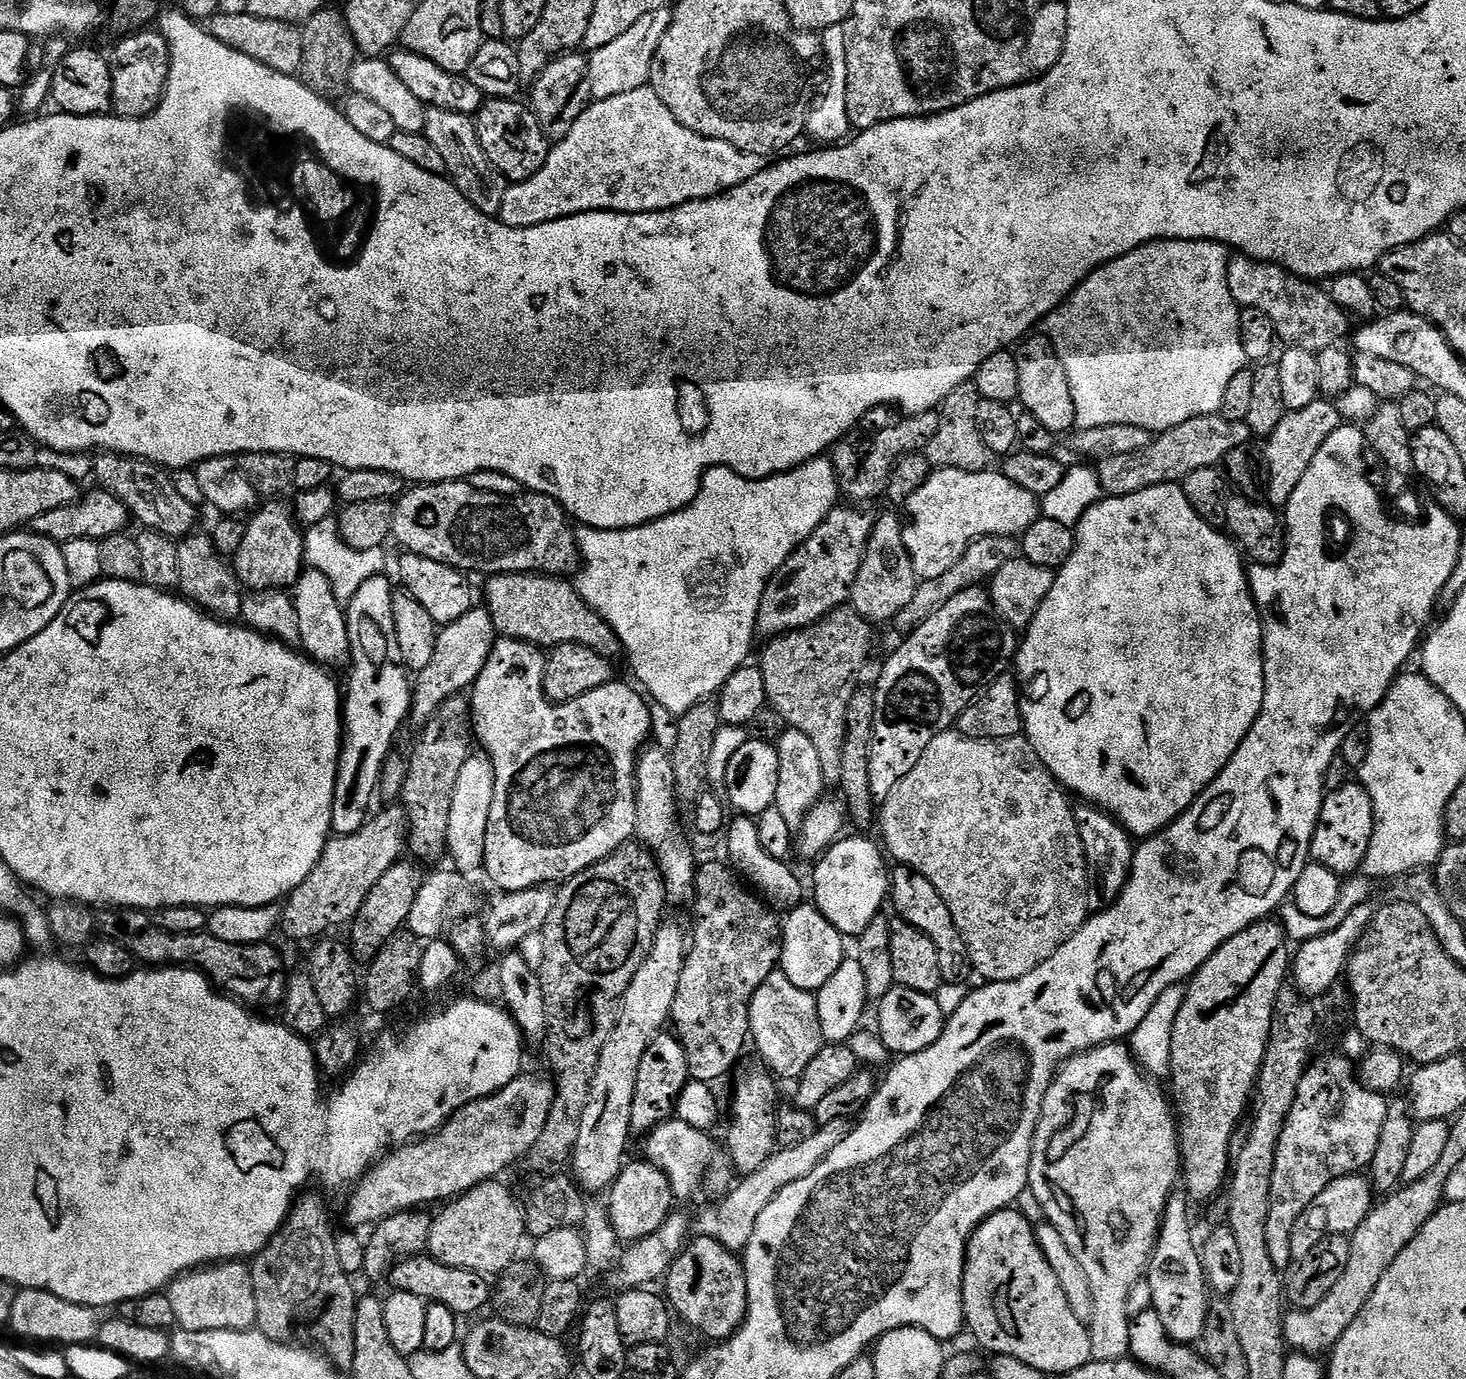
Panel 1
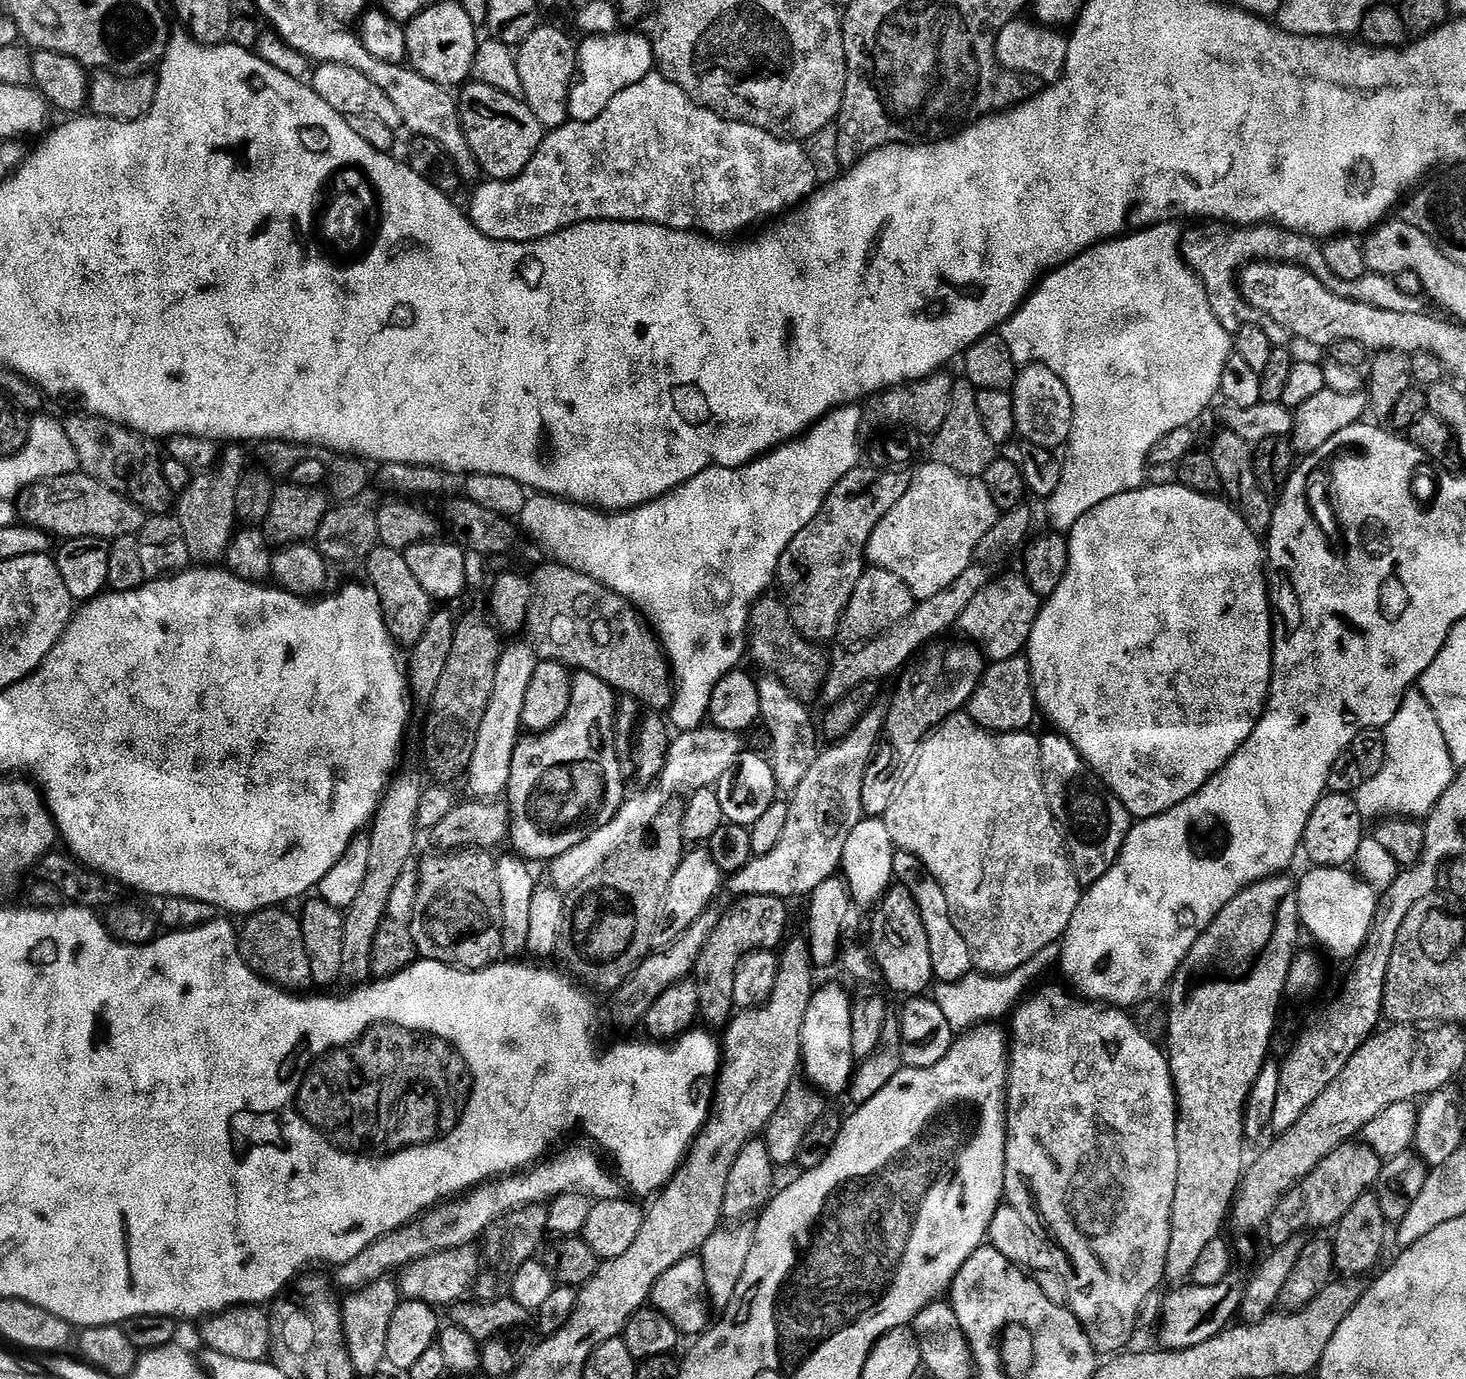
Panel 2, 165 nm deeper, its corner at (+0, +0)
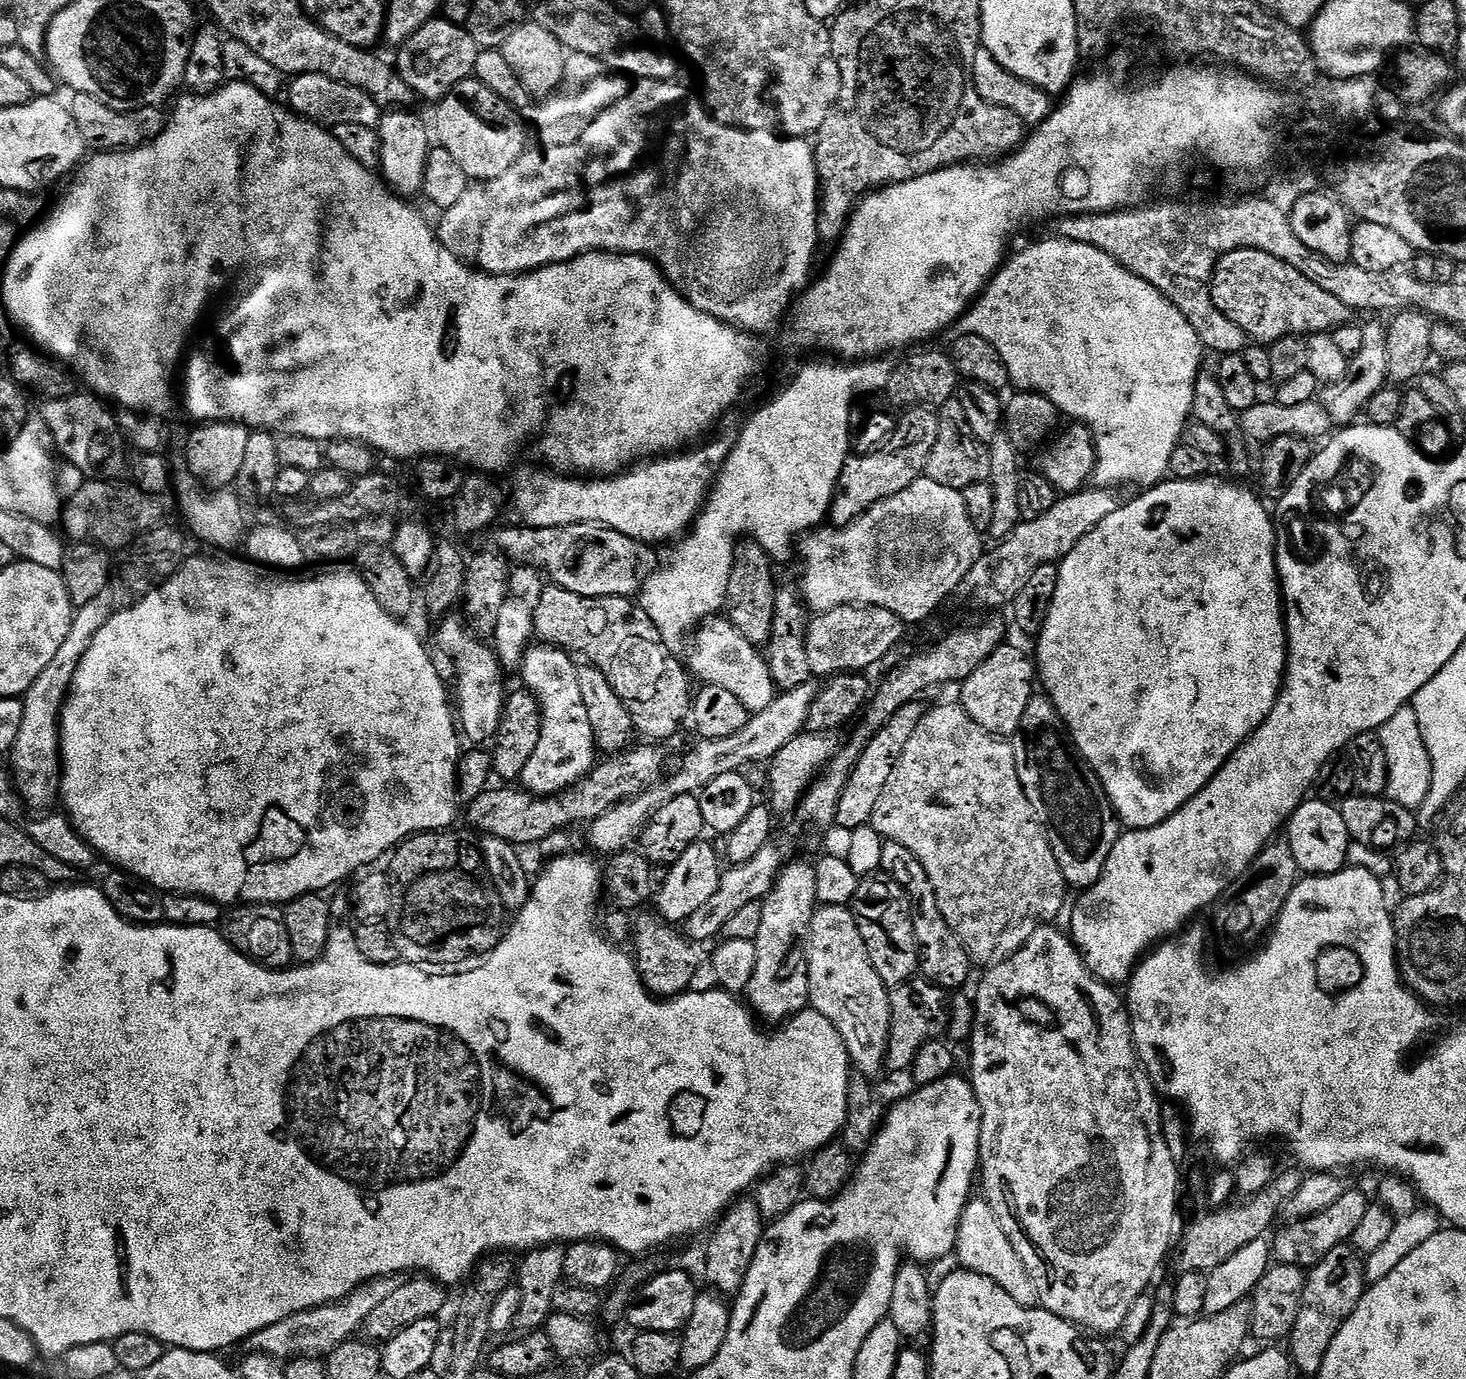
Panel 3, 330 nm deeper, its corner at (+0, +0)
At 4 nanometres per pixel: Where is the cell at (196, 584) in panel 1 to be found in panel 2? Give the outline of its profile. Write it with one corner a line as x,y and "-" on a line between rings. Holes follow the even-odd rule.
243,445
225,447
218,470
197,475
185,492
179,493
174,516
179,520
191,559
200,566
216,566
228,555
228,546
238,528
234,494
246,471

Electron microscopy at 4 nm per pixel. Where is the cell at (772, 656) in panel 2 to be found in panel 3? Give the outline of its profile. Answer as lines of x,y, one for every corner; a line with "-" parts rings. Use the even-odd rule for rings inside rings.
744,538
736,545
736,558
732,564
730,586
728,587
727,611
731,622
740,630
752,644
767,645
772,638
774,614
776,613
776,572
772,569
773,557
758,541

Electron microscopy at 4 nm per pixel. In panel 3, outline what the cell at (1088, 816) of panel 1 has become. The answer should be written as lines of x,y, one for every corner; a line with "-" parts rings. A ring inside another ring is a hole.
1033,694
1026,706
1026,714
1022,714
1020,731
1016,748
1016,765
1018,778
1026,790
1026,798
1039,814
1040,821
1050,833
1054,858
1058,858
1058,866
1064,875
1064,881
1073,889
1087,890
1098,882
1102,870
1112,853
1112,847
1122,835
1122,824
1116,815
1116,808
1110,802
1098,774
1090,766
1090,762
1078,750
1072,737
1072,731
1058,714
1054,702
1046,694

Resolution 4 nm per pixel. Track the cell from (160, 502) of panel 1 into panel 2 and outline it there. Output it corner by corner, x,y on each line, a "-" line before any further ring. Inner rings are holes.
80,416
63,421
65,432
78,456
79,471
102,486
110,486
114,494
122,494
122,498
145,514
153,517
169,515
174,508
174,493
170,486
166,486
161,457
156,457
156,448
152,445
155,443
149,437
131,432
122,424
112,424
101,416

